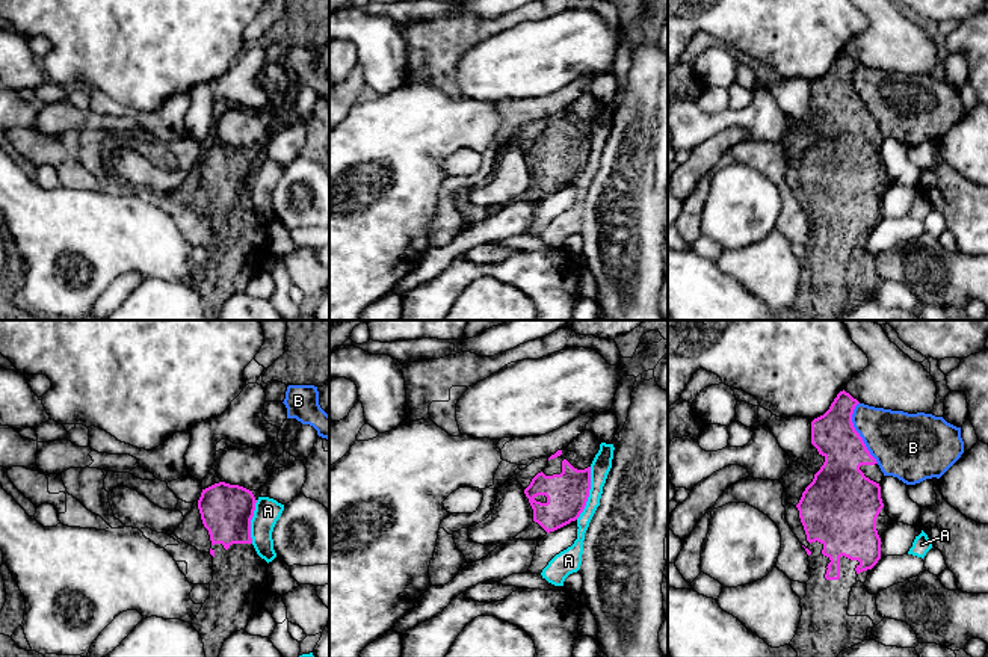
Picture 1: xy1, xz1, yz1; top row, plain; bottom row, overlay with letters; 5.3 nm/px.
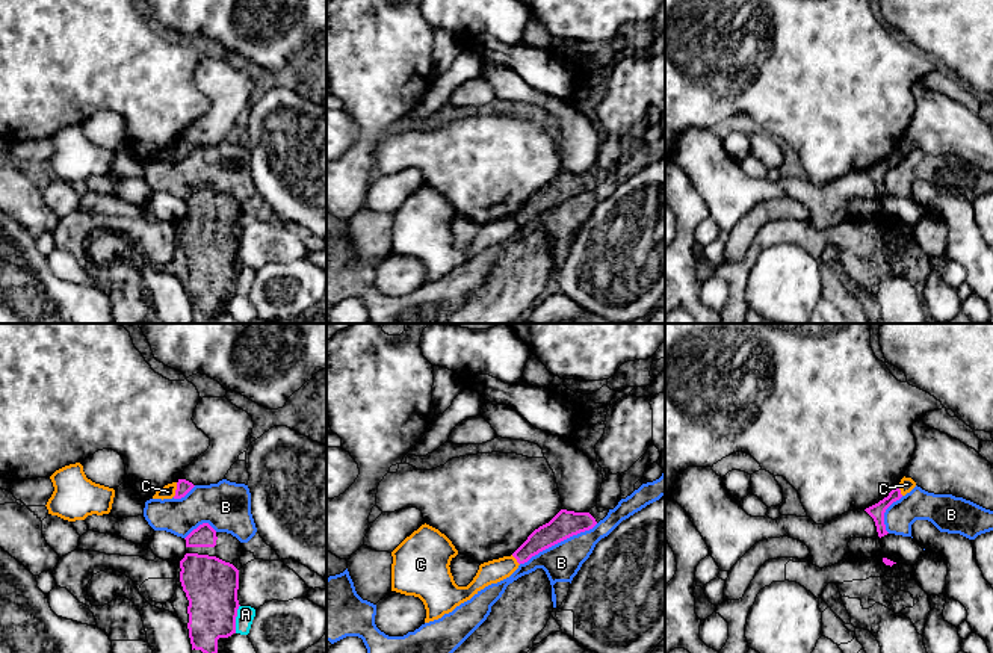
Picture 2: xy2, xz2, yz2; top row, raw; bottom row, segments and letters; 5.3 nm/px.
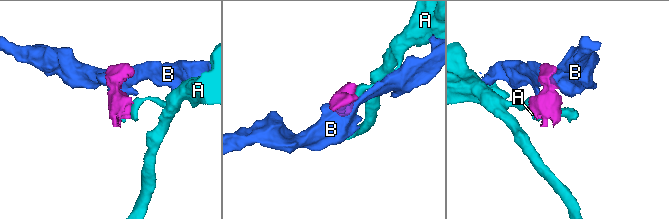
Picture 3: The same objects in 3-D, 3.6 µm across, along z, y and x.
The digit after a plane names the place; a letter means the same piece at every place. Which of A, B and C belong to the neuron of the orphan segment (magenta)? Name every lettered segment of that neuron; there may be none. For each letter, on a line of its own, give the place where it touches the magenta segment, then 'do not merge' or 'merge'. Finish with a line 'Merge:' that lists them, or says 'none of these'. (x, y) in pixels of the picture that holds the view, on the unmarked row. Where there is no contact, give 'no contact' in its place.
A: meets magenta in xz1 at (588, 154); do not merge
B: meets magenta in xz2 at (558, 203); do not merge
C: meets magenta in xy2 at (176, 151); do not merge
Merge: none of these

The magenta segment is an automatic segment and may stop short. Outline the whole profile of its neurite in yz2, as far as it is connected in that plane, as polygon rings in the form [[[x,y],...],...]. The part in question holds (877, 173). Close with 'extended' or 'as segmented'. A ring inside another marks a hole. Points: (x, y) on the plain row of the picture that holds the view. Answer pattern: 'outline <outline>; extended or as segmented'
outline [[[899,145],[895,147],[895,150],[889,154],[887,159],[884,159],[883,162],[880,162],[878,165],[866,169],[865,172],[874,180],[875,187],[877,187],[877,193],[878,198],[884,198],[889,193],[886,192],[886,186],[884,186],[884,174],[886,171],[896,162],[899,162],[902,159],[901,151],[899,151]]]; as segmented

